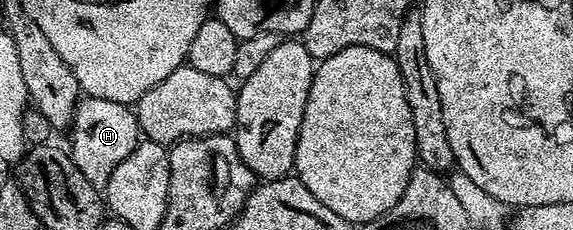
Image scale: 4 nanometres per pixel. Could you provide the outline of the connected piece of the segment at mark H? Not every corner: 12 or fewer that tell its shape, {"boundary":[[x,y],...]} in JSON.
{"boundary":[[78,102],[67,150],[99,189],[143,138],[136,110]]}

